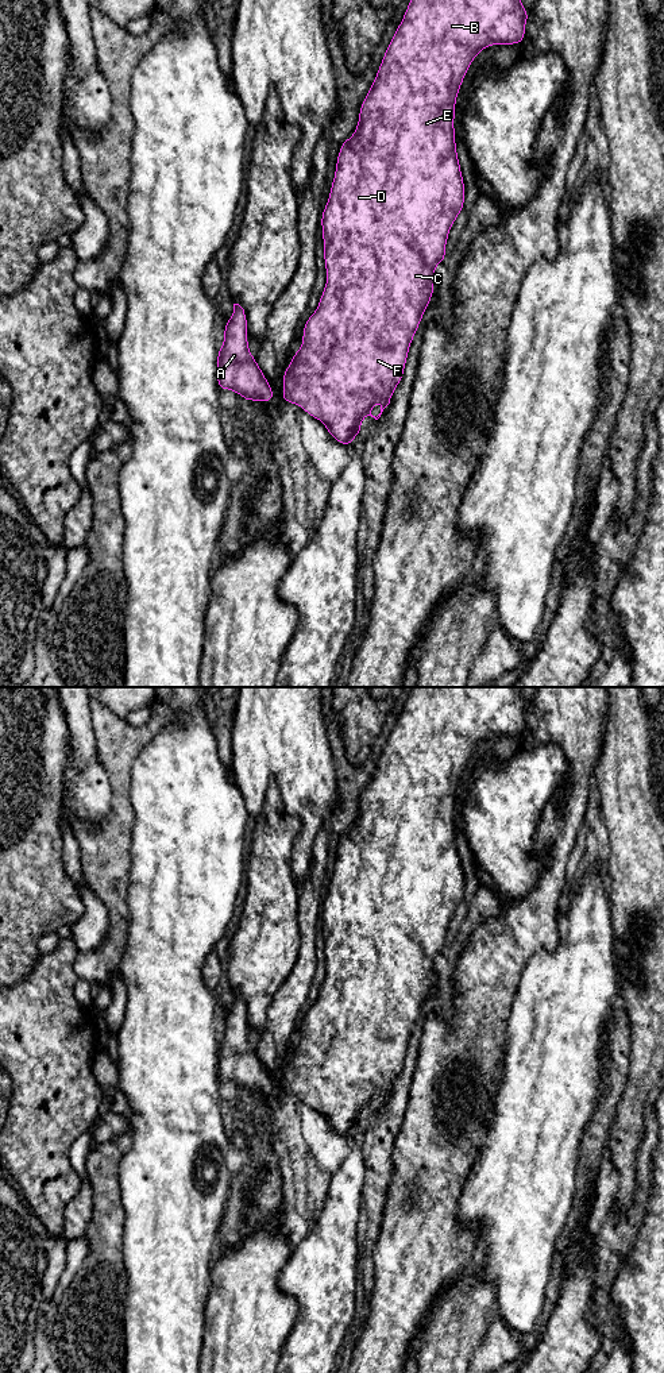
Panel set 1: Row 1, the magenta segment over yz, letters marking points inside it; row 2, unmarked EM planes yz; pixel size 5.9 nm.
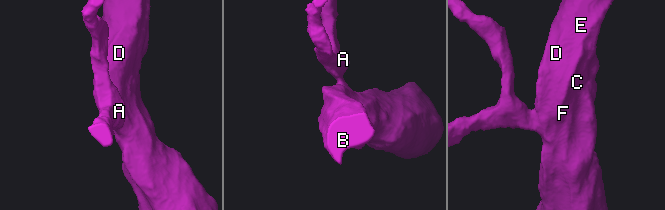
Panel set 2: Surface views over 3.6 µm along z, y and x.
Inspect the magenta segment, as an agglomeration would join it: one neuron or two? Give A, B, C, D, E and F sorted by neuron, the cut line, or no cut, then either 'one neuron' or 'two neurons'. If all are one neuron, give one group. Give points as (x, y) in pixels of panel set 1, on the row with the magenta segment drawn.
groups A B C D E F; cut none; one neuron

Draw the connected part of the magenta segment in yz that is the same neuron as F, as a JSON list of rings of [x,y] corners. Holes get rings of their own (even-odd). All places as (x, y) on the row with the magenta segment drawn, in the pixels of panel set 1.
[[[410,0],[402,22],[386,49],[377,77],[362,103],[356,130],[350,139],[340,144],[328,203],[321,213],[327,284],[320,297],[319,308],[305,321],[302,347],[296,351],[290,366],[283,370],[282,401],[297,404],[309,416],[323,421],[328,433],[345,447],[350,447],[354,437],[362,433],[360,424],[364,416],[371,416],[375,420],[381,417],[383,409],[391,401],[393,392],[402,379],[410,343],[418,324],[422,321],[422,313],[428,309],[433,296],[435,267],[437,263],[445,261],[448,232],[464,207],[464,180],[459,165],[453,127],[455,104],[462,81],[471,62],[485,47],[522,43],[528,19],[529,12],[522,7],[521,0]],[[377,400],[381,404],[381,413],[375,417],[371,414],[371,406]]]

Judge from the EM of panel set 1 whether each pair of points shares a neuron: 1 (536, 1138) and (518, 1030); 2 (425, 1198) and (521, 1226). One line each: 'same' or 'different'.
1: same
2: different

